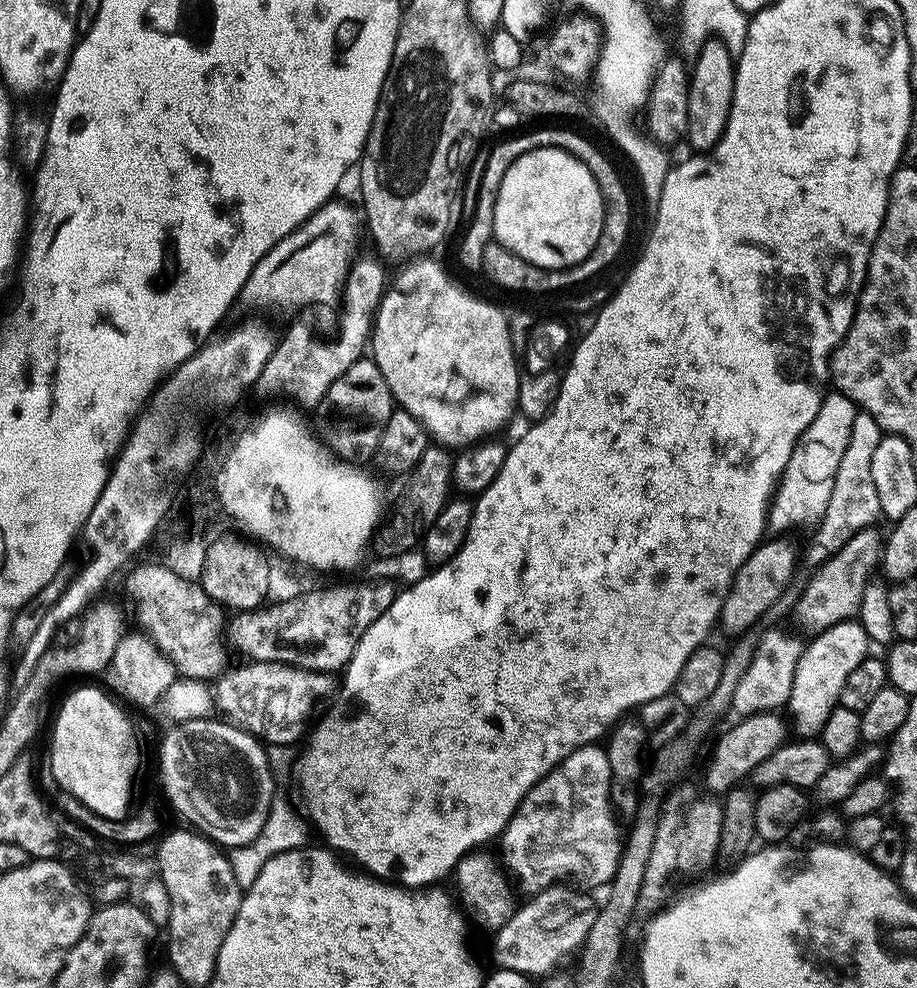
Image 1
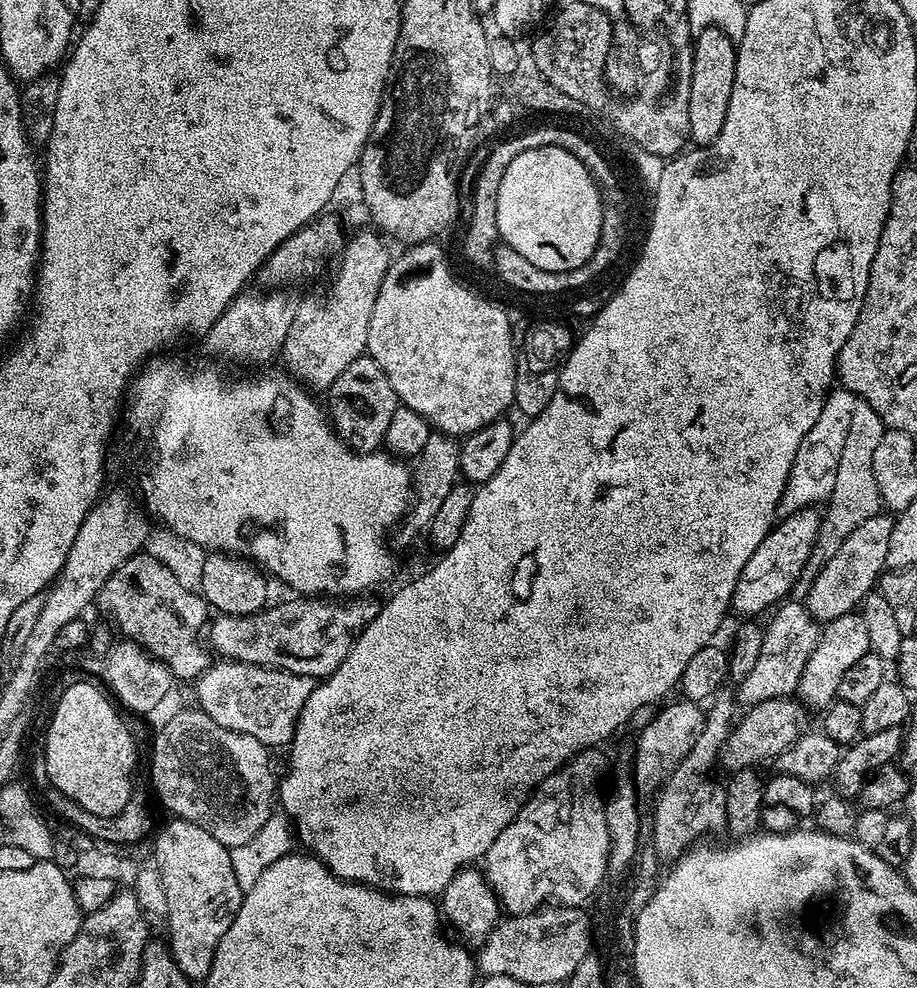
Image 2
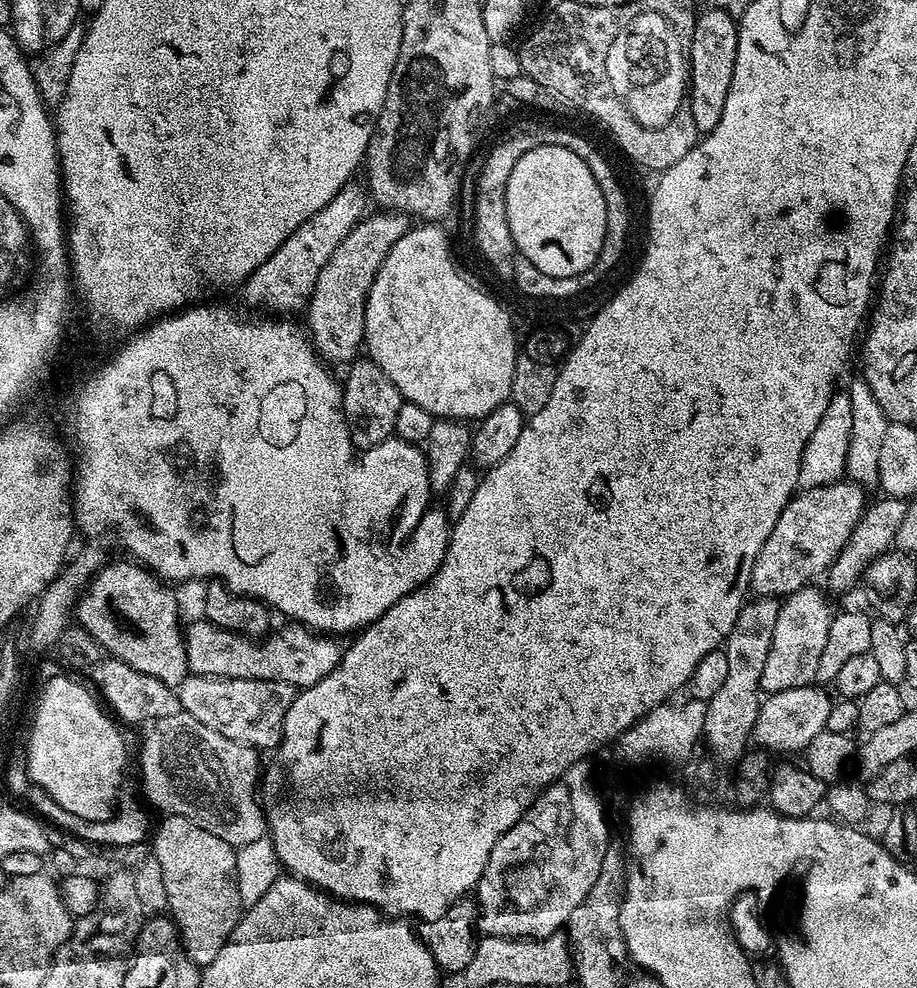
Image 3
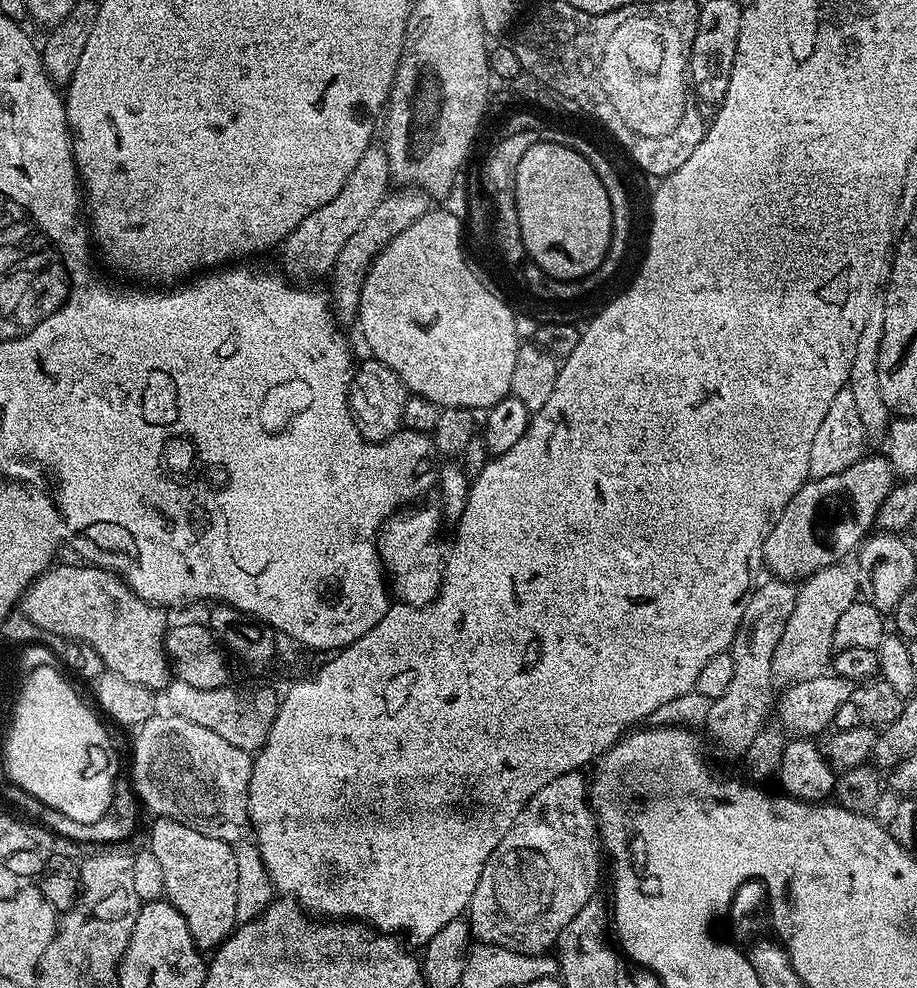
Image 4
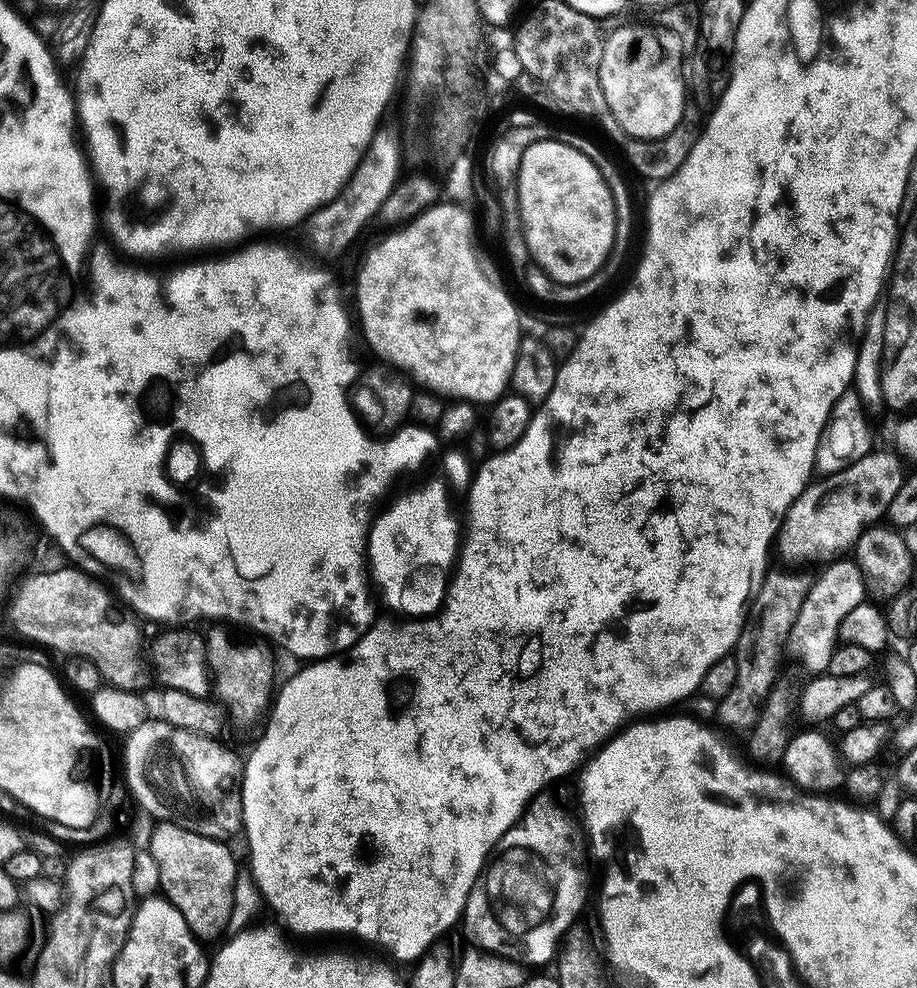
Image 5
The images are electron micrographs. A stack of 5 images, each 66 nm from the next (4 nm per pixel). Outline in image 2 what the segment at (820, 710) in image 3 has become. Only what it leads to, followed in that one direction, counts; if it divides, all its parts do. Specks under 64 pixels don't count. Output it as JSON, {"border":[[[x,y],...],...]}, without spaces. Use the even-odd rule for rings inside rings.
{"border":[[[795,699],[767,700],[761,704],[751,705],[744,717],[737,719],[732,726],[732,732],[720,751],[720,760],[728,767],[727,771],[733,773],[743,768],[760,766],[763,760],[775,761],[793,742],[800,739],[805,731],[805,709]]]}

